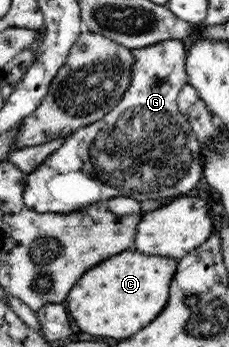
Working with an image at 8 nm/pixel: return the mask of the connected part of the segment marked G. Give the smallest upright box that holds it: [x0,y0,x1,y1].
[26,40,205,214]

